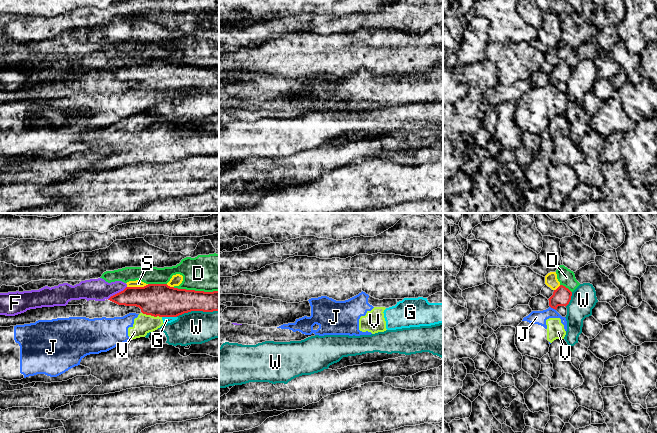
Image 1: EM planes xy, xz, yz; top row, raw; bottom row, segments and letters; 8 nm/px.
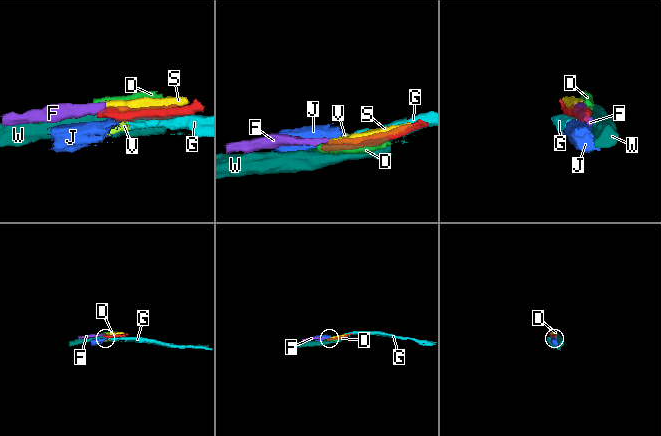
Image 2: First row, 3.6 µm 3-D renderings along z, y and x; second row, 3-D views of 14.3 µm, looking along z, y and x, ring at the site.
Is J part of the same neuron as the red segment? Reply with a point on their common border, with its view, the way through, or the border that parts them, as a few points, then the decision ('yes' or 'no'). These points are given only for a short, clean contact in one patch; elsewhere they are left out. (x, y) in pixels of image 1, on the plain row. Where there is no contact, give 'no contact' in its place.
meets red in yz at (553, 84); border along yz (550, 82), (555, 86); no

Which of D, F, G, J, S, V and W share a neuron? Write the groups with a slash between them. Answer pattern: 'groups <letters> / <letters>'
groups D / F S / G J V / W

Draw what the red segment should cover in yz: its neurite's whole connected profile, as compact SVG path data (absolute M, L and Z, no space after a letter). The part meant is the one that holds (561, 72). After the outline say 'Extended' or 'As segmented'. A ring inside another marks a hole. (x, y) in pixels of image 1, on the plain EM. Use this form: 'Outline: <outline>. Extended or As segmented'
Outline: M563 61L554 66L553 71L548 75L549 82L555 85L562 93L566 93L567 84L571 76L572 68Z. Extended

